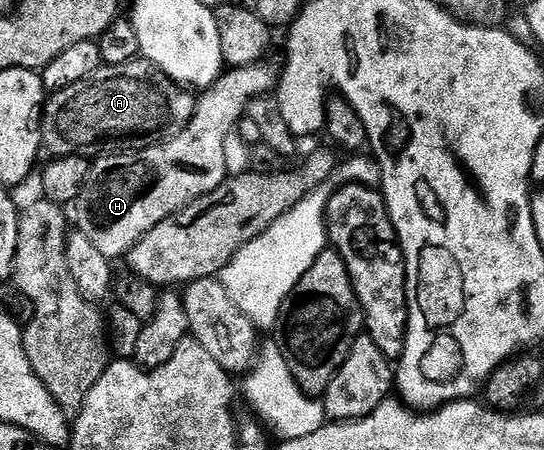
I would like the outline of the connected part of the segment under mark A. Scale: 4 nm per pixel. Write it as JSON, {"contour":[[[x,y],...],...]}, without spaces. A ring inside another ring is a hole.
{"contour":[[[146,59],[103,65],[89,79],[81,79],[73,87],[56,89],[46,98],[42,152],[51,159],[98,159],[157,145],[168,137],[176,137],[191,122],[197,111],[194,96],[190,88],[178,85]]]}

